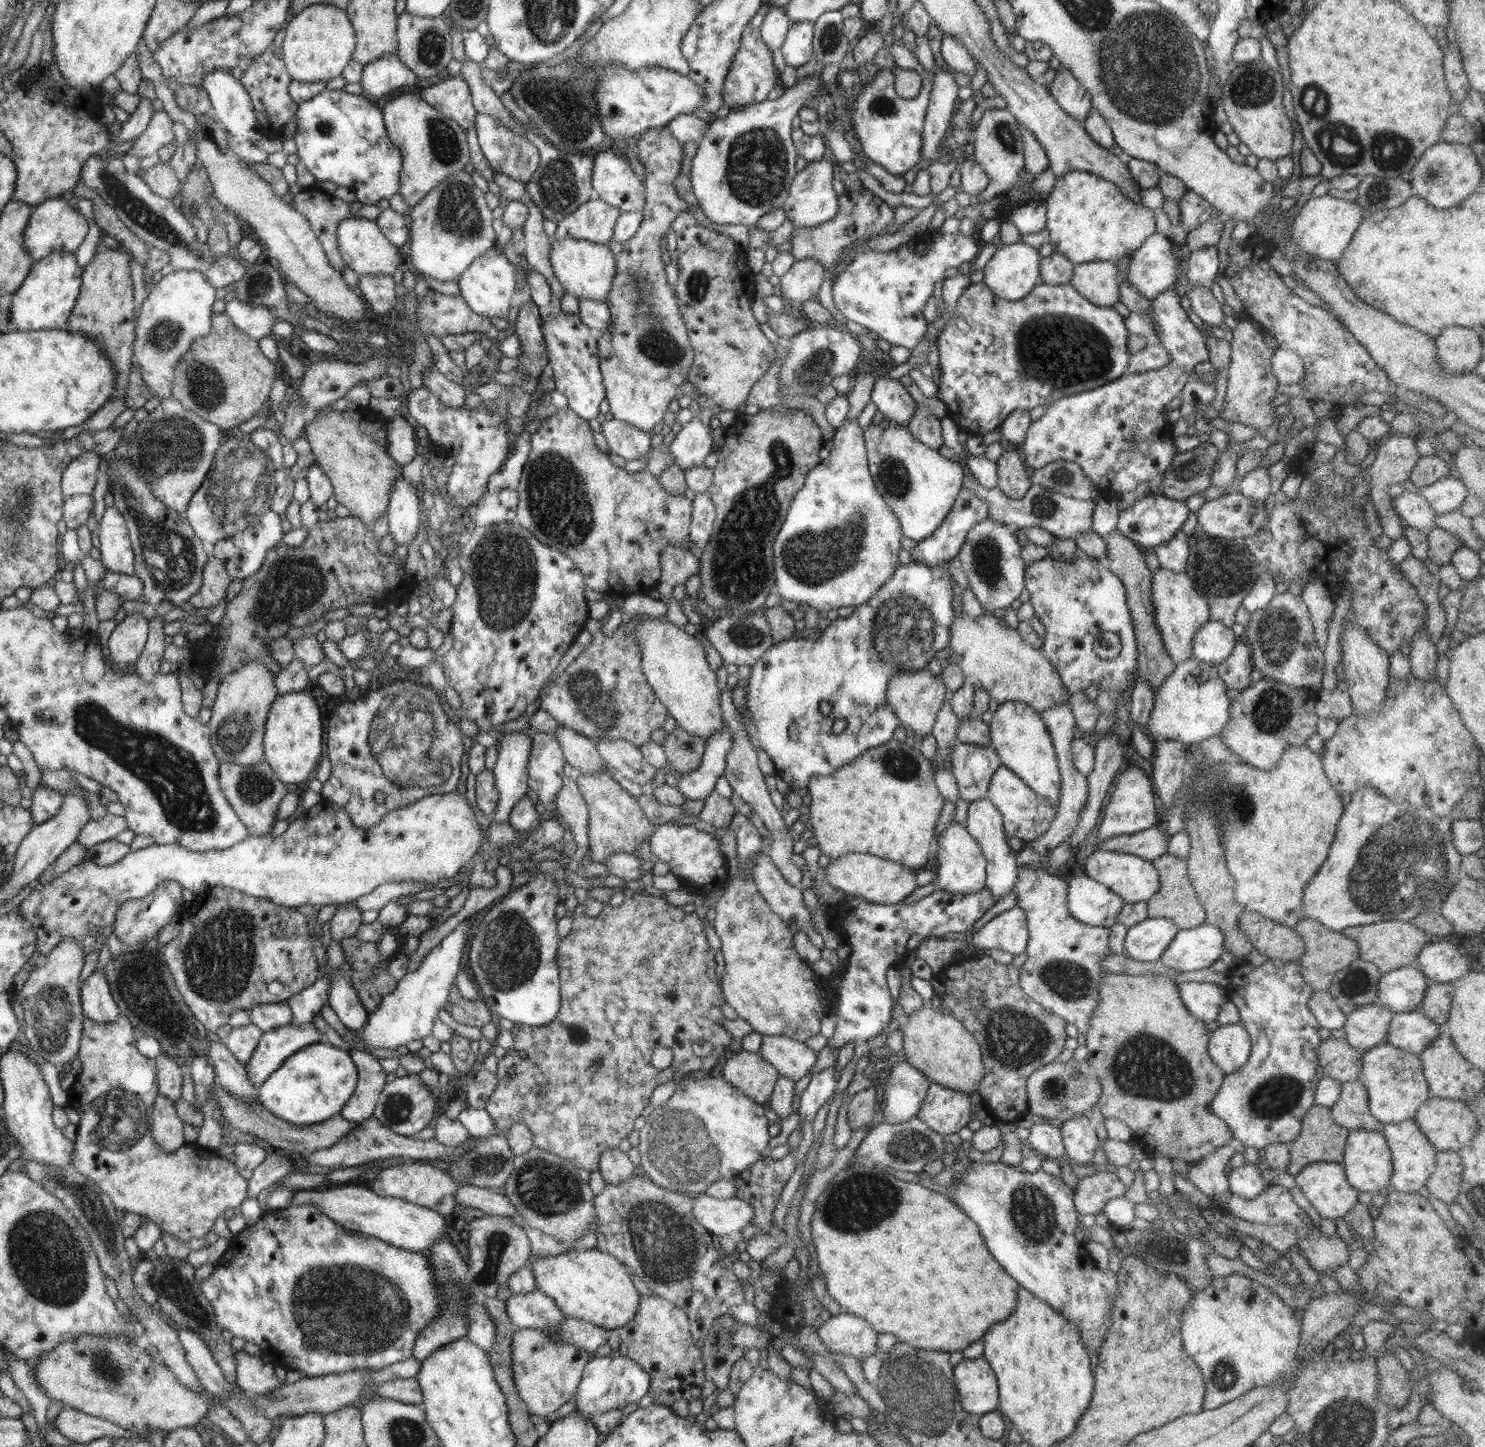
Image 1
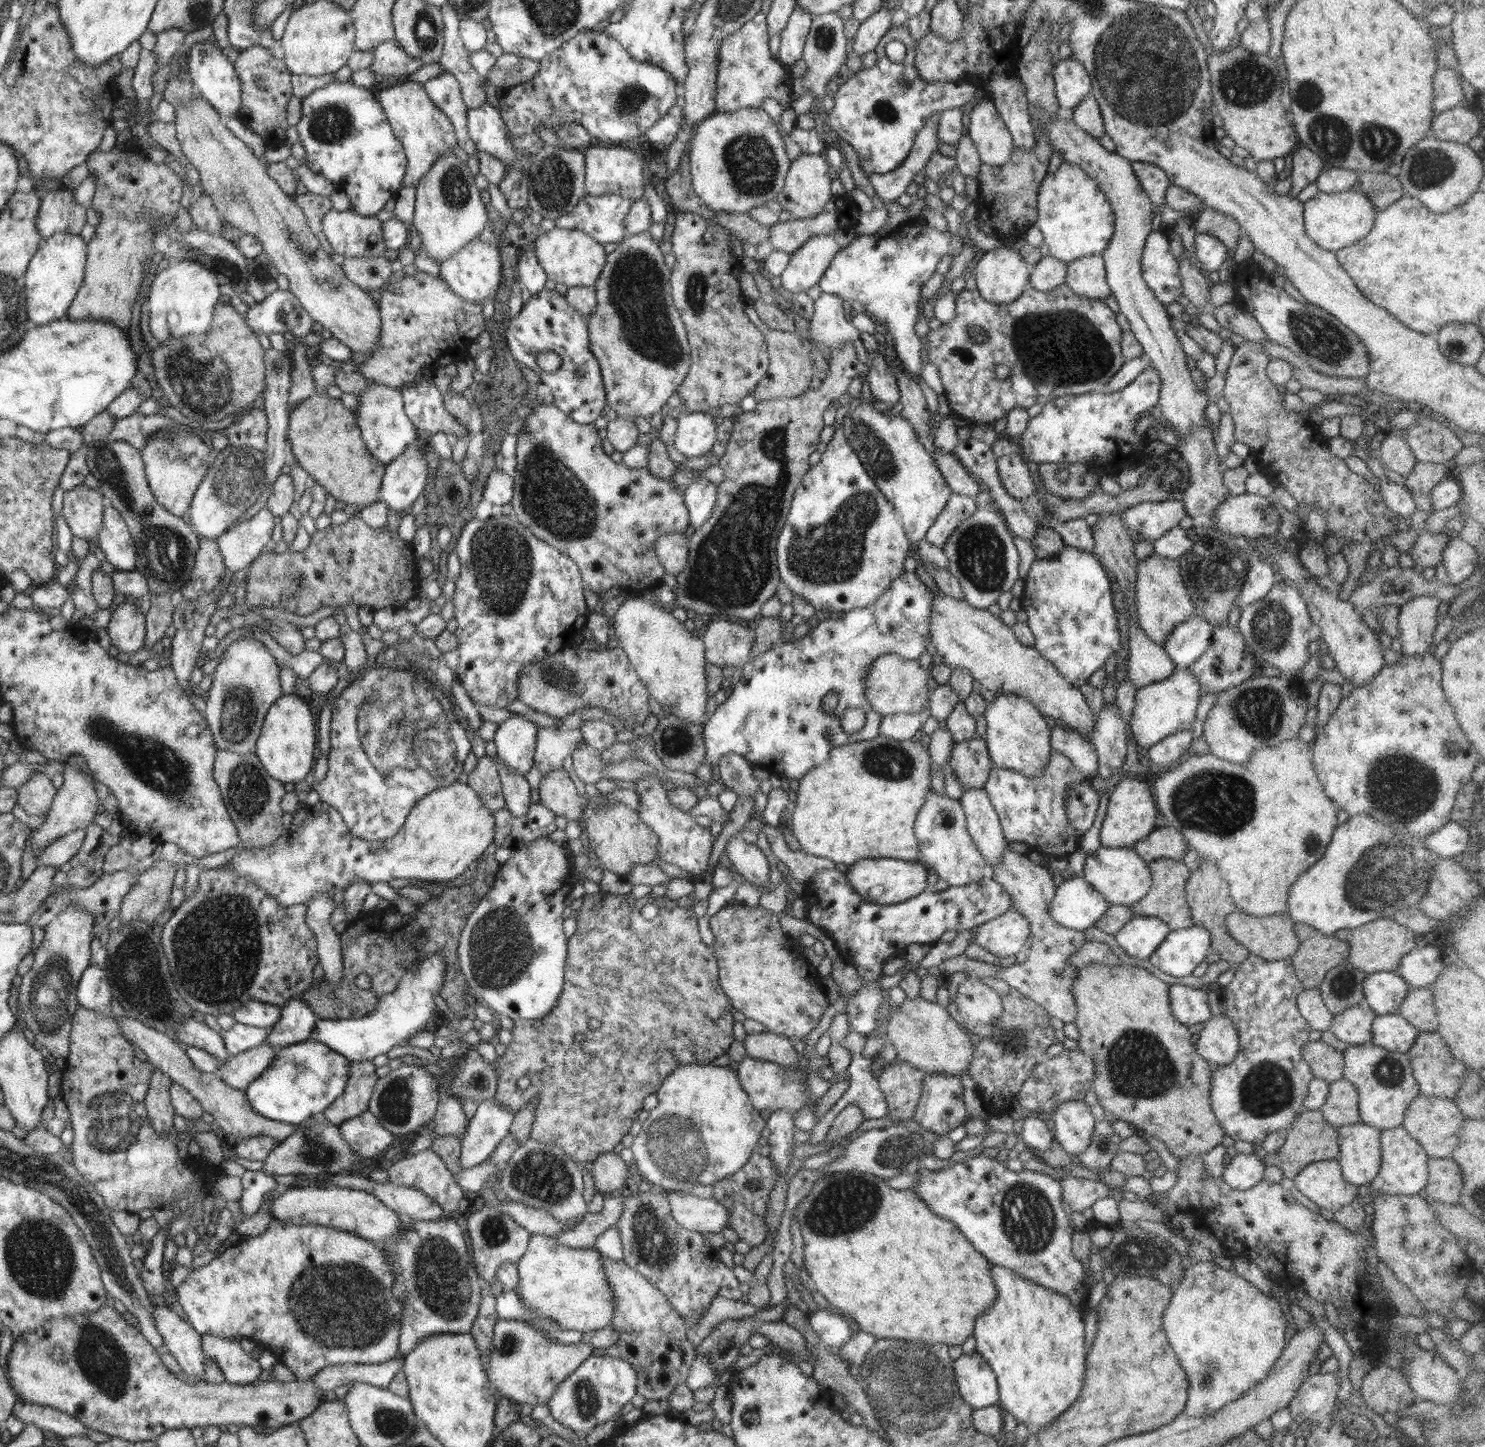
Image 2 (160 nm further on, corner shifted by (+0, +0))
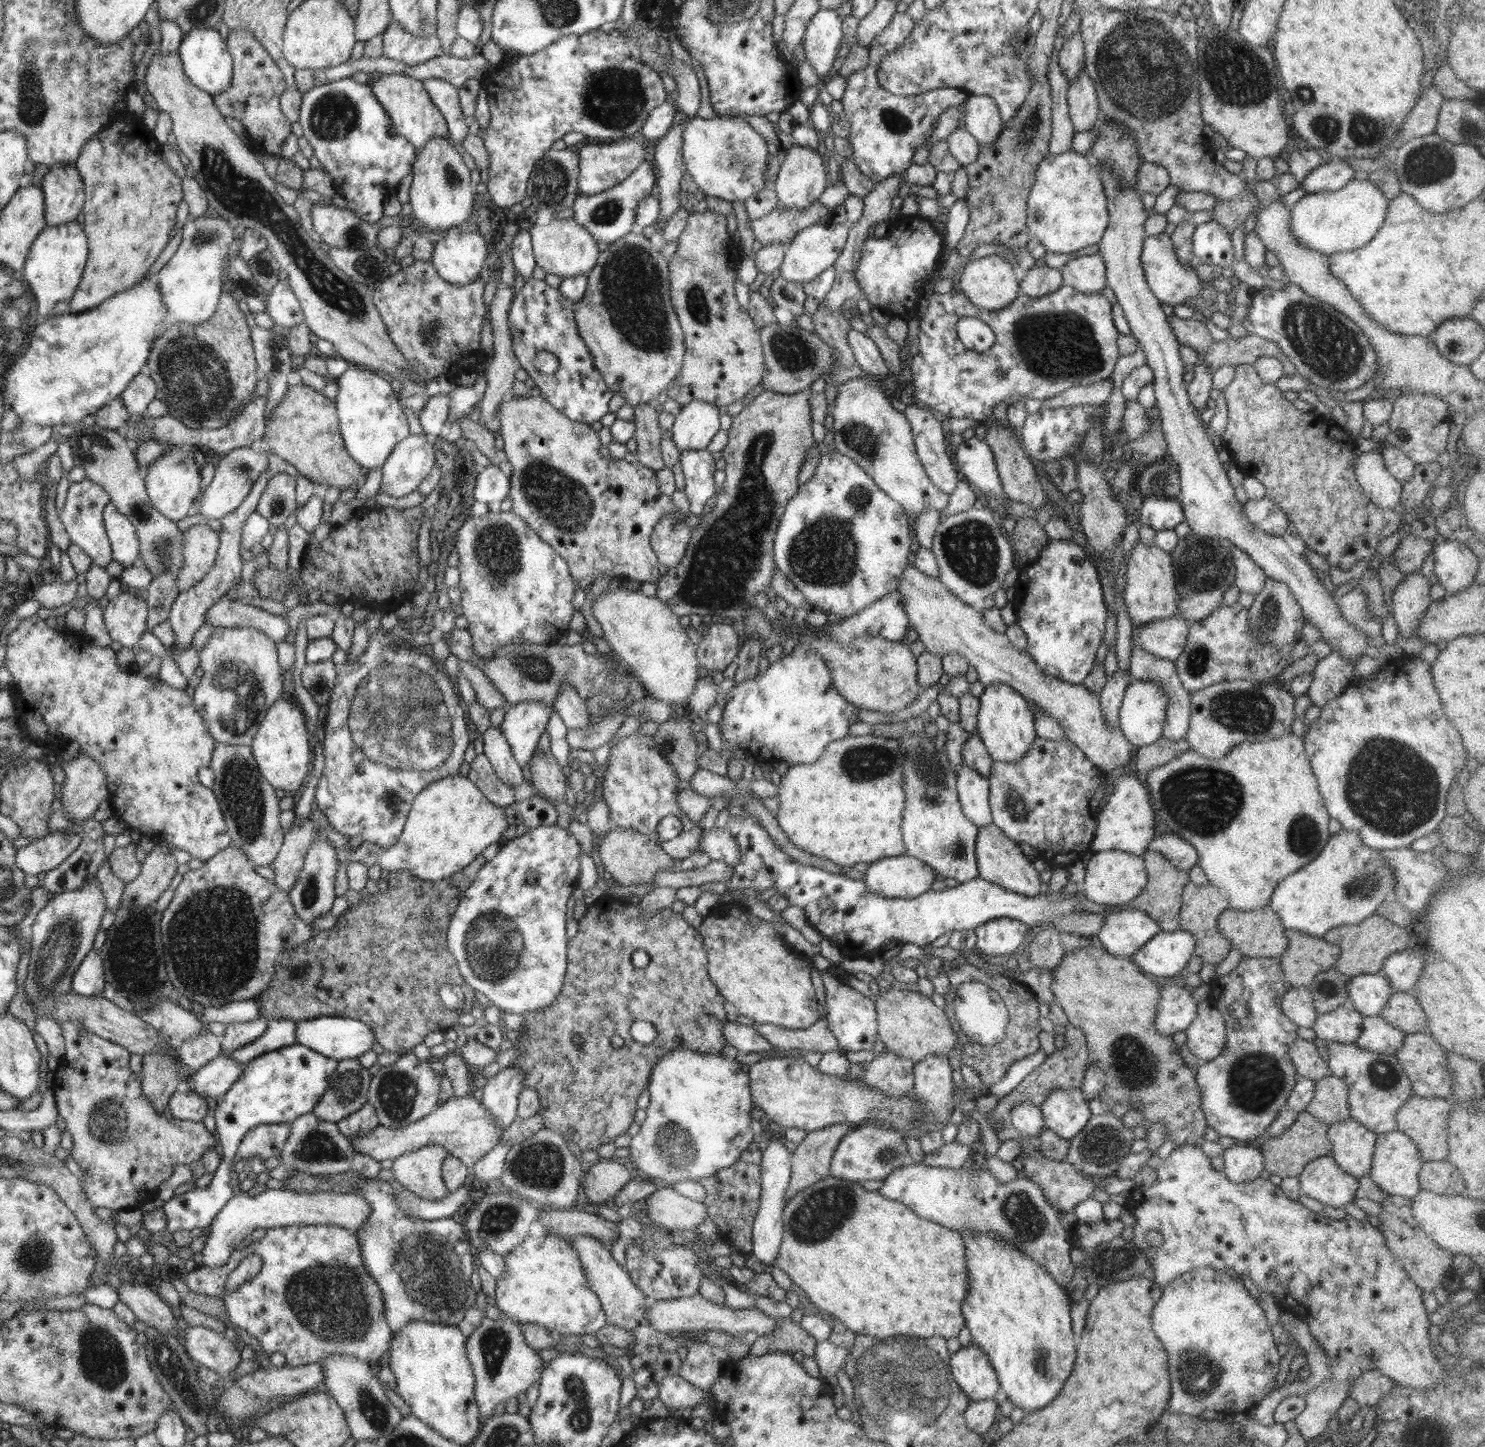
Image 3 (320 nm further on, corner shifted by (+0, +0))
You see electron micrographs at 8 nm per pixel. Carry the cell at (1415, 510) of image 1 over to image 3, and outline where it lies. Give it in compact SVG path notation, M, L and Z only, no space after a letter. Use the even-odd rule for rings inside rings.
M1380 450L1368 451L1355 459L1359 485L1379 507L1400 510L1402 485L1386 470Z

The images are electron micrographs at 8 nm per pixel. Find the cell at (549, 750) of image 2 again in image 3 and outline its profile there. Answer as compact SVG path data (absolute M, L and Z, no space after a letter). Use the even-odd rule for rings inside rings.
M620 705L615 709L615 713L612 713L604 720L592 724L590 727L583 729L567 729L567 743L572 750L590 750L604 746L608 743L616 734L622 723L625 721L622 709L626 707Z

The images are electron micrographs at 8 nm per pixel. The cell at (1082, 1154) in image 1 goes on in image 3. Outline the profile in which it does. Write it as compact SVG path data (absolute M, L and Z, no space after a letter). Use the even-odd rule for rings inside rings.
M1054 1089L1039 1106L1046 1128L1070 1140L1088 1124L1092 1116L1088 1100L1080 1089Z

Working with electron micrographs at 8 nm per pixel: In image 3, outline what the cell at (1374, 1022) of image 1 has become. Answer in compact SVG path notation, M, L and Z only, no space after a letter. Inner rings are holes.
M1348 1004L1319 1013L1311 1028L1315 1030L1317 1038L1324 1041L1353 1044L1360 1038L1363 1018L1363 1014Z

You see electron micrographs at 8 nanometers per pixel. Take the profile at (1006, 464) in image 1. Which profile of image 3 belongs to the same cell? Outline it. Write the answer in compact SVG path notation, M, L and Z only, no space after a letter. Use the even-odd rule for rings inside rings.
M994 421L986 422L986 427L988 430L986 430L986 435L983 439L992 449L999 479L1007 498L1016 502L1022 502L1022 504L1027 504L1032 509L1038 509L1043 504L1047 504L1048 498L1039 480L1036 478L1036 471L1034 471L1034 465L1030 461L1030 456L1028 456L1023 445L1018 442L1018 438L1014 434L1013 429L1010 427L1002 427Z

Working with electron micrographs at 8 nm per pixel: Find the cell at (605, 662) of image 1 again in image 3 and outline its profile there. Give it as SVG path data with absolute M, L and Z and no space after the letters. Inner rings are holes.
M455 628L446 636L446 641L450 652L456 656L456 658L465 660L484 672L490 679L490 682L492 682L492 684L502 693L502 696L507 700L510 706L524 701L536 701L553 706L557 694L561 691L561 688L564 685L570 685L573 689L576 689L577 694L584 700L588 700L598 693L604 693L619 706L624 705L626 702L637 697L630 691L630 685L628 689L626 683L614 684L612 682L610 674L612 674L615 668L619 665L617 659L608 661L609 657L601 657L598 654L588 655L583 651L582 647L580 647L580 643L577 645L568 645L565 642L556 642L551 645L528 645L526 643L521 645L509 644L496 649L493 657L490 657L489 659L481 659L477 657L477 652L472 644L472 637L468 629Z

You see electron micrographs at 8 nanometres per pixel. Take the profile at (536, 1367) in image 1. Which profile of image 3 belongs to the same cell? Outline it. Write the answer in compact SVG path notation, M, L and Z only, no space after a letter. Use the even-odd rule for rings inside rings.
M484 1318L482 1324L466 1339L467 1357L476 1379L476 1402L481 1416L490 1418L496 1404L506 1402L519 1394L526 1394L535 1383L540 1384L543 1368L547 1362L526 1343L520 1324L512 1320L490 1320Z

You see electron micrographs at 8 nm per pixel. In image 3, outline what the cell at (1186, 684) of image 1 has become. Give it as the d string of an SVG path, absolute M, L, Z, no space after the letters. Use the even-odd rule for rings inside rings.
M1132 680L1119 710L1119 729L1137 748L1154 744L1163 735L1168 699L1150 681Z

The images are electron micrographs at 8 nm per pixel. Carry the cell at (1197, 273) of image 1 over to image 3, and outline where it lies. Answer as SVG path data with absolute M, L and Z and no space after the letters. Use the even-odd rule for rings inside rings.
M1216 221L1198 225L1193 232L1192 248L1196 261L1228 267L1234 259L1232 234Z

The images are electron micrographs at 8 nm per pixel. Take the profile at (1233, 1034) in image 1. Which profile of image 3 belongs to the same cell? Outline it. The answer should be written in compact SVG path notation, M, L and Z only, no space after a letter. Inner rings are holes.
M1208 1000L1197 1002L1197 1015L1185 1030L1186 1044L1198 1058L1211 1061L1226 1046L1226 1025L1223 1015Z

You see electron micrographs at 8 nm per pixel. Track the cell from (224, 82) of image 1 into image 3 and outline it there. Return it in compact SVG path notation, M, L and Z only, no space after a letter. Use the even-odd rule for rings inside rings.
M192 28L184 33L177 53L181 58L183 71L194 86L212 96L228 91L232 84L233 58L217 28Z

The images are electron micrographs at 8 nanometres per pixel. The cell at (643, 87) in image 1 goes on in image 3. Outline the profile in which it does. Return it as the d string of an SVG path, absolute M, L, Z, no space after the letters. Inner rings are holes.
M615 28L612 31L604 32L600 29L591 30L586 34L575 35L571 34L562 38L559 38L556 42L553 42L550 46L539 50L531 55L518 55L515 63L508 66L501 61L499 64L502 68L493 67L493 73L486 76L481 81L482 89L487 93L490 107L490 124L487 126L485 133L481 136L485 149L489 154L489 168L488 168L488 184L487 195L496 206L502 208L514 206L522 202L527 194L527 186L533 173L536 162L543 157L543 154L550 149L552 144L560 138L564 138L569 133L580 133L588 138L597 138L600 141L604 140L616 140L623 138L631 138L634 132L641 130L644 121L648 118L648 115L656 110L662 103L671 101L669 94L666 93L662 79L660 75L654 71L650 65L647 65L641 59L641 50L636 44L632 36L628 36L621 28Z

